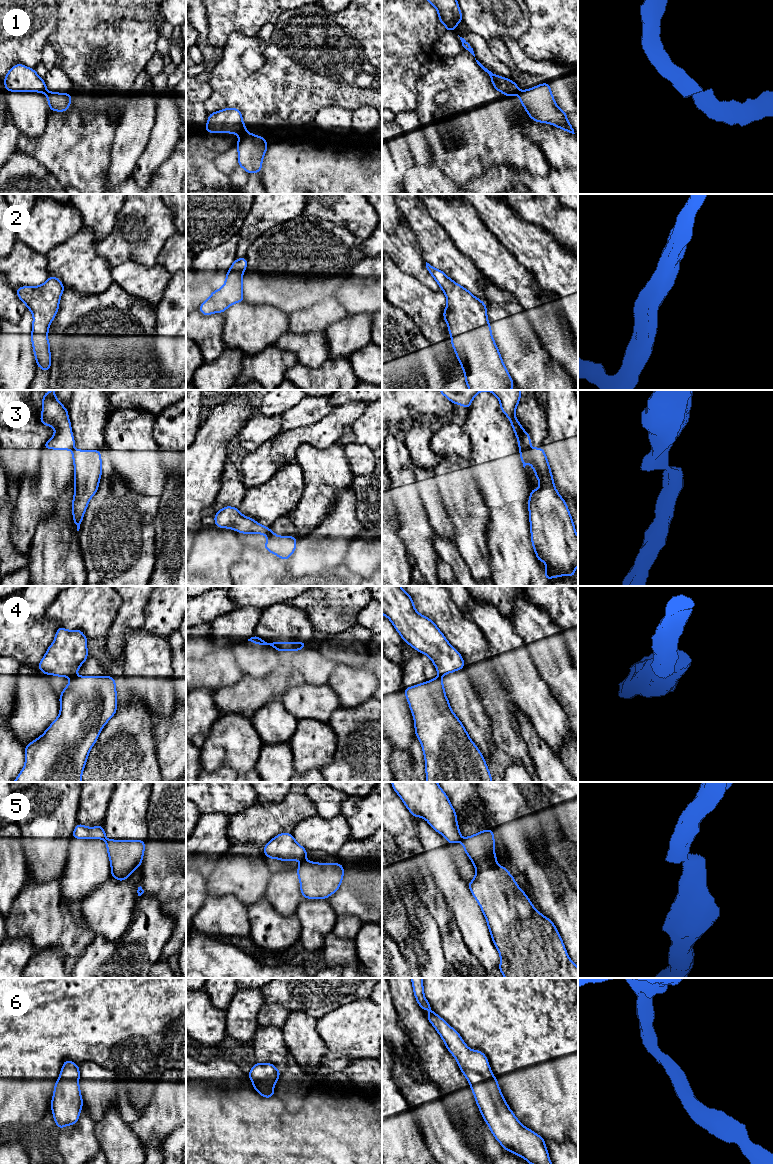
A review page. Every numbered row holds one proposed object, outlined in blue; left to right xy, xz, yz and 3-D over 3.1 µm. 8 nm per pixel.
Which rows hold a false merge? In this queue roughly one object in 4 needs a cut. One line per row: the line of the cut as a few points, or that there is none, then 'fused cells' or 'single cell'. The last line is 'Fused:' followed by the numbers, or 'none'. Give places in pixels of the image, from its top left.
1: cut in xz along (245, 130), (240, 135); fused cells
2: no cut; single cell
3: cut in yz along (530, 447), (520, 451); fused cells
4: cut in xy along (75, 675), (71, 677); fused cells
5: cut in xz along (305, 857), (301, 862); fused cells
6: no cut; single cell
Fused: 1, 3, 4, 5

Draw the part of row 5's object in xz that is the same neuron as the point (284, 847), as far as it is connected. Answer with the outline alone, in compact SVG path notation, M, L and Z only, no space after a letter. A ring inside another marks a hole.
M280 833L272 838L264 847L264 855L270 859L281 861L302 862L307 855L307 850L293 837L292 833Z

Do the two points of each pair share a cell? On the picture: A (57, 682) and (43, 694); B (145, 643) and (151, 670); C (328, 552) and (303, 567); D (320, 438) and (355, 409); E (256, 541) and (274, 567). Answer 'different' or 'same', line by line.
A: different
B: same
C: same
D: same
E: different

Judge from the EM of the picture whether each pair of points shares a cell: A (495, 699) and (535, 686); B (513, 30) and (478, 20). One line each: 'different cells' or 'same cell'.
A: different cells
B: same cell

